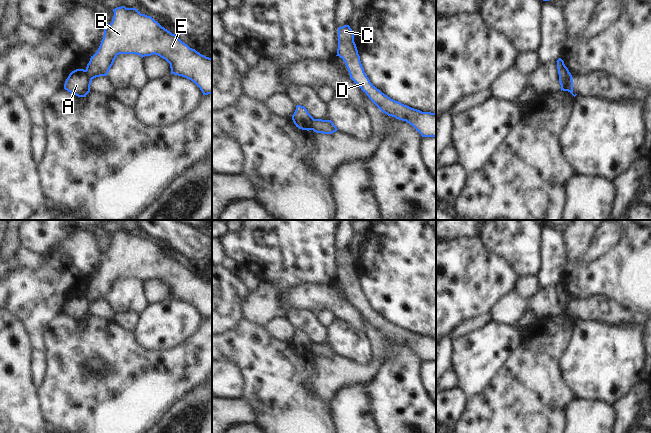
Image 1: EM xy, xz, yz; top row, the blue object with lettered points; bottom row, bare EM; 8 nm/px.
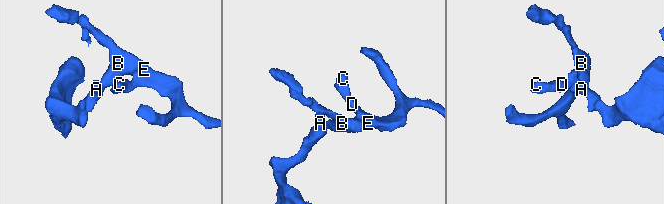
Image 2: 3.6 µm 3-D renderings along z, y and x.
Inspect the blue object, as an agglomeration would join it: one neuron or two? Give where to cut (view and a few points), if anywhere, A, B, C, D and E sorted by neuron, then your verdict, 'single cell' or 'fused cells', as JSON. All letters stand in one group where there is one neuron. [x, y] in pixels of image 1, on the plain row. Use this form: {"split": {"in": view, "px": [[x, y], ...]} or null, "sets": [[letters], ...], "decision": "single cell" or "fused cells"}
{"split": {"in": "yz", "px": [[559, 299], [571, 303]]}, "sets": [["A"], ["B", "C", "D", "E"]], "decision": "fused cells"}

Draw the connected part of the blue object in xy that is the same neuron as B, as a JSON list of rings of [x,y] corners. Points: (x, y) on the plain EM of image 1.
[[[121,230],[113,236],[112,246],[104,252],[101,268],[86,291],[92,303],[107,300],[119,278],[136,278],[142,282],[155,278],[170,288],[171,298],[191,304],[203,319],[212,318],[212,282],[190,272],[136,232]]]

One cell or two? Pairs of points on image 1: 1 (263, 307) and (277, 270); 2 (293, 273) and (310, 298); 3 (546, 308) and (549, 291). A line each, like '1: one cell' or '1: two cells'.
1: two cells
2: two cells
3: one cell

